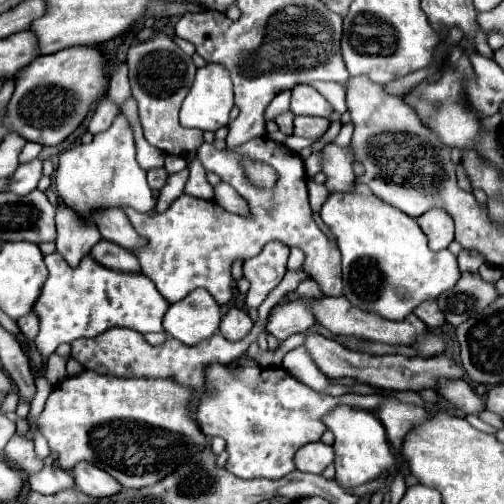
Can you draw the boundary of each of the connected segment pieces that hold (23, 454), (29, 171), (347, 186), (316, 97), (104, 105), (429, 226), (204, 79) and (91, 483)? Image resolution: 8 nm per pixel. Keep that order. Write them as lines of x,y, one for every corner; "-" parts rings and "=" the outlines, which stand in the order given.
14,434
10,438
10,442
4,448
4,454
8,458
12,458
12,462
16,462
16,466
20,466
22,470
26,470
28,474
36,474
44,466
44,462
38,460
36,454
34,454
34,444
30,440
18,436
18,434
=
36,158
28,164
18,166
18,170
10,178
10,188
8,190
14,192
14,194
24,196
24,194
28,194
36,188
40,178
42,178
42,162
=
326,144
322,150
322,172
326,174
324,186
330,194
334,192
352,192
354,190
354,152
338,144
=
304,84
292,88
290,110
295,116
324,116
324,118
330,118
330,114
334,112
330,102
316,88
=
102,96
94,114
92,114
92,120
88,124
88,132
90,134
98,134
100,130
108,130
108,126
112,124
112,118
118,114
118,106
116,102
112,102
108,96
=
432,208
416,218
422,232
428,236
432,250
442,250
454,240
452,216
442,208
=
206,64
198,68
196,80
188,92
188,96
182,102
180,108
180,124
186,128
200,128
216,132
218,128
228,124
230,110
234,106
234,94
232,94
232,78
228,70
222,64
=
80,462
80,466
76,466
72,474
76,480
76,488
92,498
108,498
122,490
122,486
108,472
86,462

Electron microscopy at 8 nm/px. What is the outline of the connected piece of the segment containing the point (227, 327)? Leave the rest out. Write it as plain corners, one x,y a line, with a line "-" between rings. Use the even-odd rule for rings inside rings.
230,308
220,322
220,334
230,342
242,340
250,330
252,330
252,320
240,308

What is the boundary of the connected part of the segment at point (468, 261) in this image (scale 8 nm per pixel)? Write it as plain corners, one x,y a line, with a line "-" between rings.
462,250
458,254
458,264
460,264
460,270
462,272
478,272
478,268
484,264
486,260
480,260
478,258
478,252
474,250

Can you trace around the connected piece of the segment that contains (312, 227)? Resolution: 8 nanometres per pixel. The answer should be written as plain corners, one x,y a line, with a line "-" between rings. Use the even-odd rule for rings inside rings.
254,138
234,150
216,150
214,144
204,142
198,148
196,156
204,170
218,174
222,182
228,182
242,198
246,198
252,214
248,218
234,216
220,204
194,198
190,194
182,194
170,204
166,212
154,216
140,214
130,206
122,208
136,232
144,238
144,246
138,246
134,250
134,256
140,262
140,270
156,284
156,288
168,302
182,300
194,288
206,288
220,306
228,304
232,300
232,262
236,258
252,258
270,240
302,248
306,252
304,268
306,272
310,272
310,278
318,282
322,292
326,296
342,294
340,254
336,244
332,244
322,234
312,218
312,210
308,206
304,162
298,158
296,152
270,138
-
250,158
256,162
264,162
276,170
278,180
270,190
260,190
248,182
242,160

